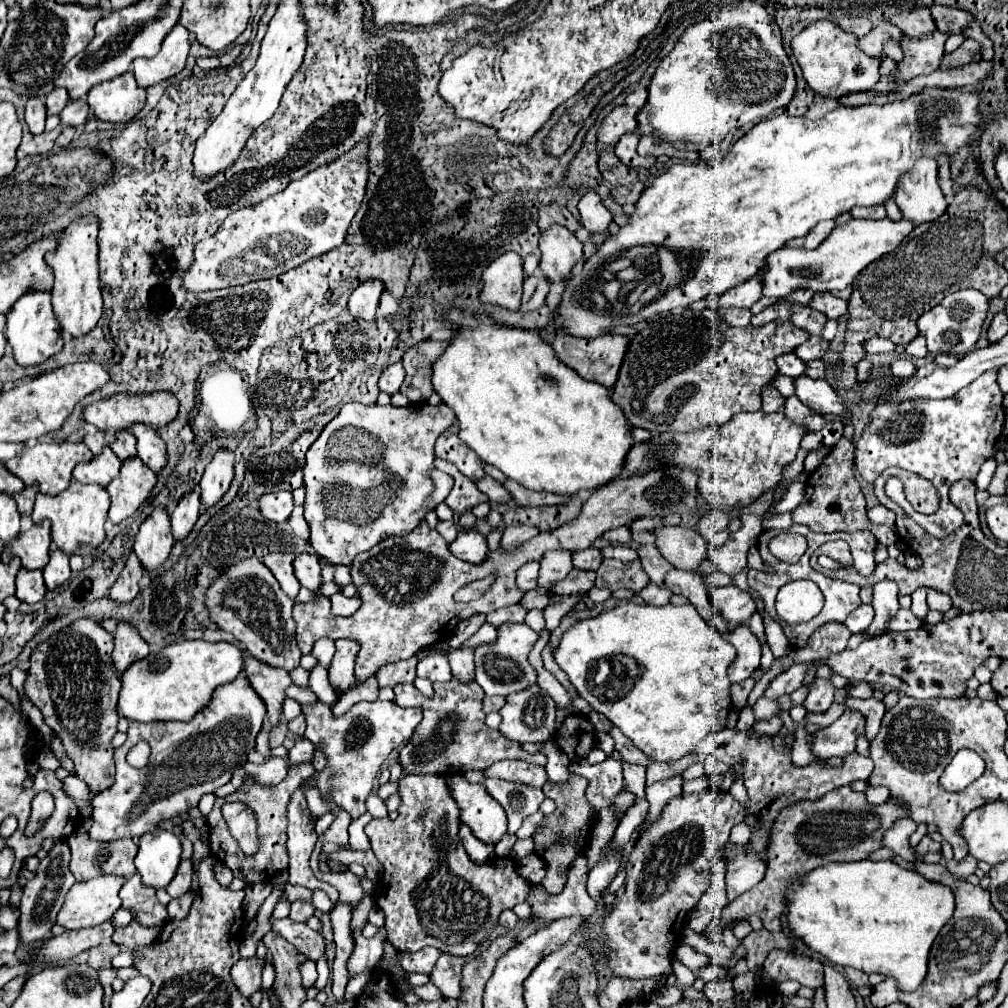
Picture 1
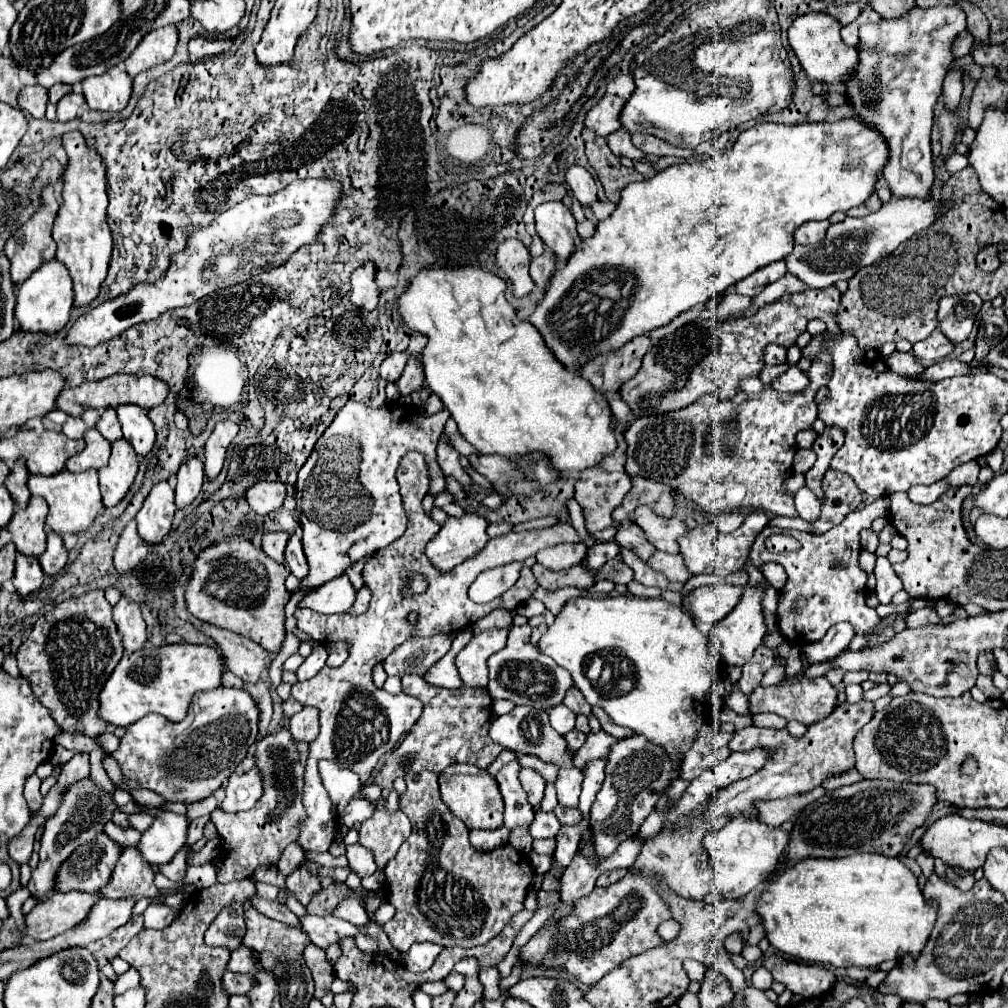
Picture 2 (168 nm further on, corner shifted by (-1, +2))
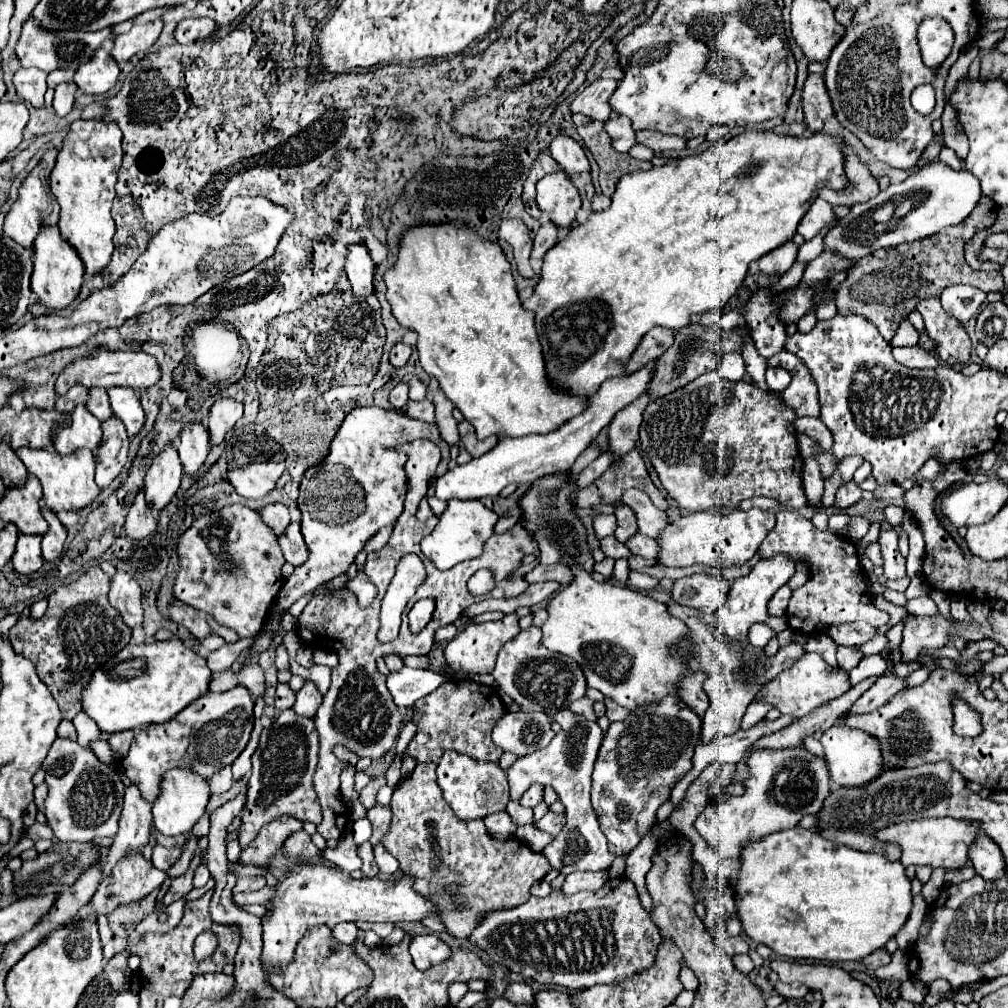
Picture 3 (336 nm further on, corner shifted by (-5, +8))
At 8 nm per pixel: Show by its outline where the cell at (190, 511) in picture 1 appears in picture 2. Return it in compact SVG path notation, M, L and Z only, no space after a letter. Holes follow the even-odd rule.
M189 455L179 471L177 471L177 483L175 483L175 503L179 509L187 507L201 491L201 485L205 481L203 473L203 461L197 455Z

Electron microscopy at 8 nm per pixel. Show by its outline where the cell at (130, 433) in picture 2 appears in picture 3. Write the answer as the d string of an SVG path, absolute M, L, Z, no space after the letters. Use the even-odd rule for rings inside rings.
M113 387L107 393L115 417L119 417L125 423L127 433L133 439L145 425L145 411L141 409L141 393L129 387Z

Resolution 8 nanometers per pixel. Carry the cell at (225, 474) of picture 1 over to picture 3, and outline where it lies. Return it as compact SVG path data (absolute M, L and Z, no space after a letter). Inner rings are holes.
M219 399L209 411L209 435L211 445L219 445L227 431L243 417L243 405L235 399Z

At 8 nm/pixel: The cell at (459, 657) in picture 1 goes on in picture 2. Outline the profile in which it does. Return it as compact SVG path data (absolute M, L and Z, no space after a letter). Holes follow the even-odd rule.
M509 627L487 629L471 637L471 641L455 657L455 665L465 685L485 687L487 685L487 659L507 645Z

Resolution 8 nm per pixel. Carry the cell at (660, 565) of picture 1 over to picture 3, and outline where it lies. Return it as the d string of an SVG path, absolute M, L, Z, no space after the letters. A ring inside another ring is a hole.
M617 505L617 511L615 511L615 517L617 517L617 529L615 529L615 537L625 543L629 537L633 537L633 533L637 533L637 519L635 519L635 513L631 507L627 505Z

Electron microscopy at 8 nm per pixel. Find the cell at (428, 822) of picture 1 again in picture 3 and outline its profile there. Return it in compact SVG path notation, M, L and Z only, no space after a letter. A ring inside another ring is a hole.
M417 763L415 771L393 791L391 797L391 811L393 811L393 823L389 835L383 839L383 847L399 861L399 869L403 875L413 877L413 889L421 893L421 897L437 897L441 901L441 921L447 929L447 933L463 941L473 933L473 925L481 921L481 913L493 913L493 909L507 909L515 905L523 905L529 899L529 887L543 879L545 873L551 869L547 859L527 847L519 839L511 841L499 841L489 837L483 819L475 821L461 821L449 809L449 803L443 799L441 787L437 785L433 763Z

